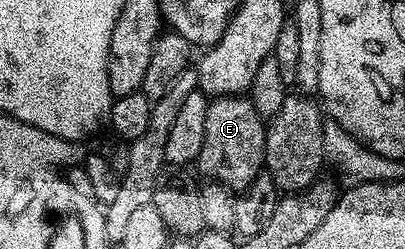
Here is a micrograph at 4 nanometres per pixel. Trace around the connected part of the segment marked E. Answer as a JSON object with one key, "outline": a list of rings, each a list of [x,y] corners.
{"outline":[[[248,96],[212,98],[207,107],[203,151],[199,151],[196,168],[201,168],[210,182],[217,182],[230,191],[248,189],[265,164],[265,126]]]}

